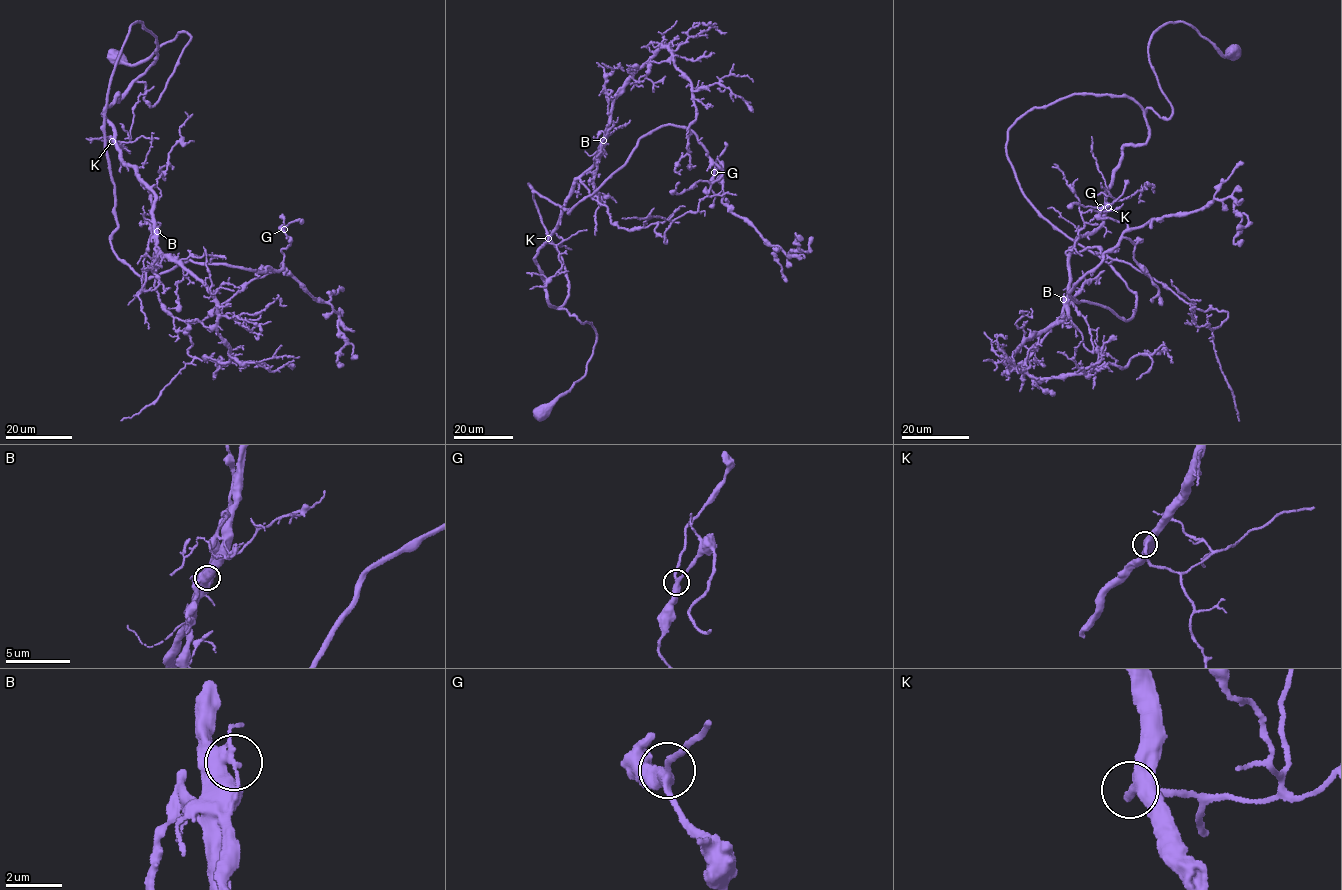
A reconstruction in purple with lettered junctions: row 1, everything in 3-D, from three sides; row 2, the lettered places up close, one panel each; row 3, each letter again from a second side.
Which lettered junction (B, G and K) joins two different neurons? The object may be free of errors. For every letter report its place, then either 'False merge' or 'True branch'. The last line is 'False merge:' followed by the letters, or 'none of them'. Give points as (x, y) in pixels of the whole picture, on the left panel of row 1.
B: Place: (157, 231). False merge
G: Place: (284, 229). True branch
K: Place: (112, 141). True branch
False merge: B

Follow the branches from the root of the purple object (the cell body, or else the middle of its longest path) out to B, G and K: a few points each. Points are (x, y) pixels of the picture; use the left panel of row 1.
B: (115, 57), (190, 37), (156, 103), (134, 81), (103, 113), (154, 196), (157, 231)
G: (115, 57), (190, 37), (153, 105), (141, 21), (114, 65), (116, 256), (276, 270), (284, 229)
K: (115, 57), (131, 65), (179, 31), (190, 37), (156, 103), (134, 81), (106, 108), (112, 141)

